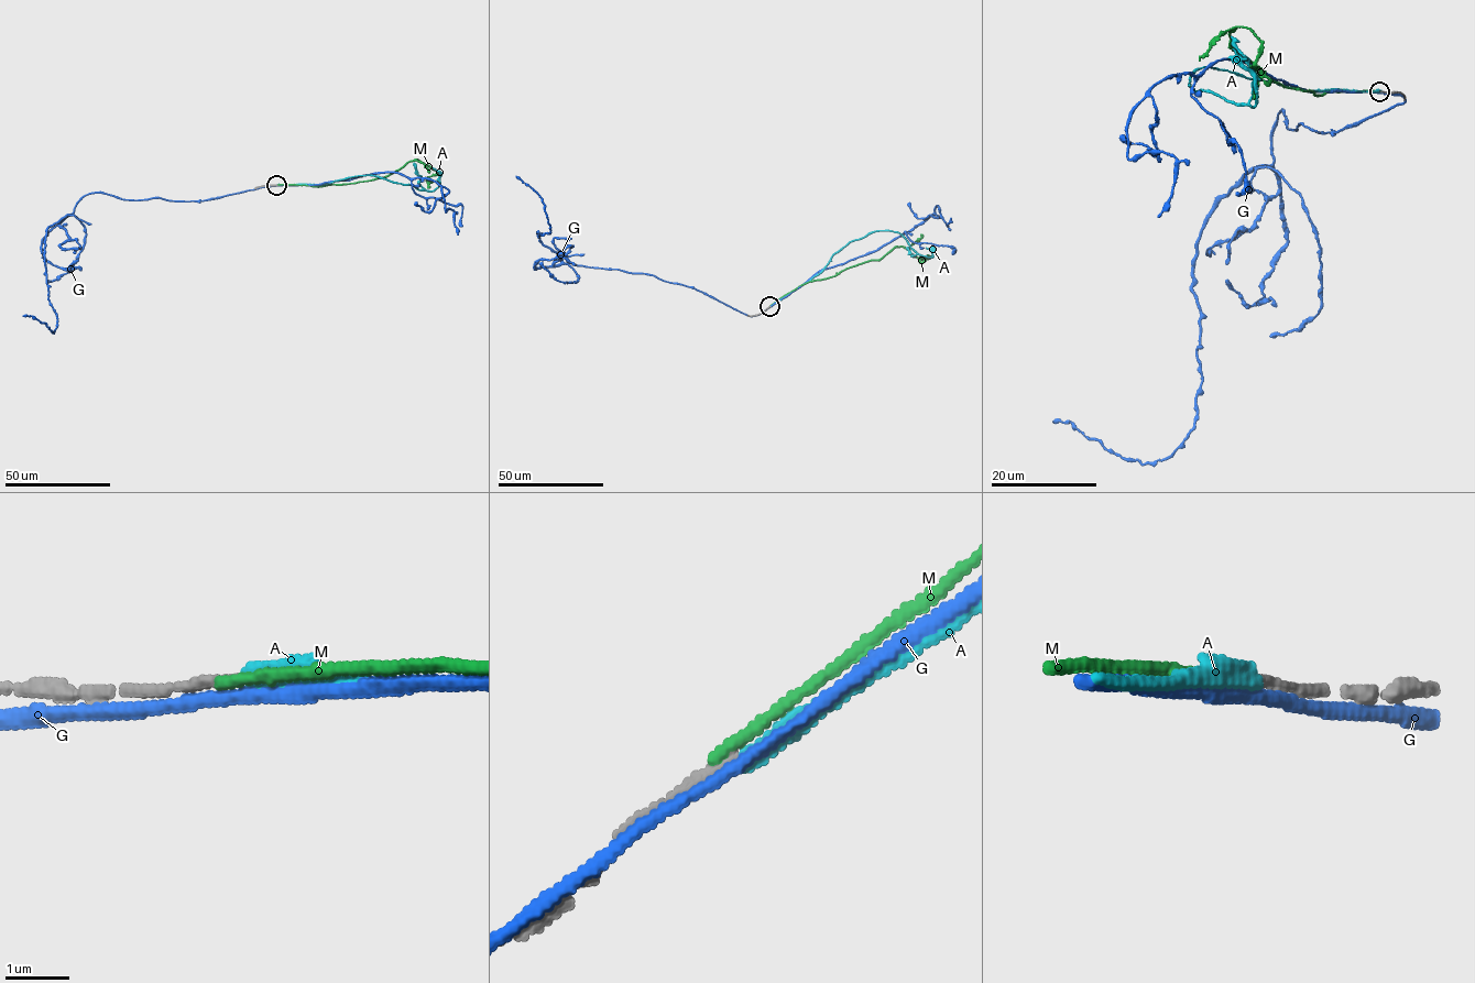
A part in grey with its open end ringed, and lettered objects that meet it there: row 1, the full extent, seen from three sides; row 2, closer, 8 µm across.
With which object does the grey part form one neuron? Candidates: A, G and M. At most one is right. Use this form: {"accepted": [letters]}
{"accepted": []}

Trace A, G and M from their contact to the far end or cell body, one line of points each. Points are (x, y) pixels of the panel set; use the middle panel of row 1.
A: (769, 306), (818, 275), (850, 242), (874, 231), (899, 232), (919, 254), (932, 257), (933, 252), (926, 248)
G: (767, 308), (747, 316), (649, 274), (565, 263), (538, 236), (550, 232), (542, 198), (515, 176)
M: (769, 306), (799, 286), (878, 260), (895, 247), (905, 247), (921, 259), (931, 258), (926, 260)

